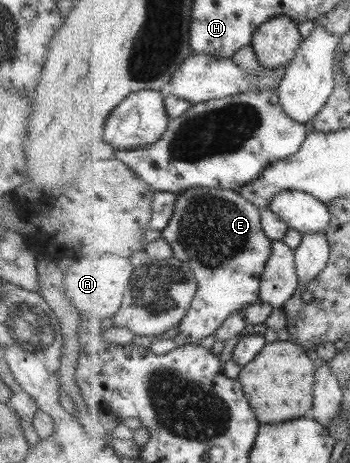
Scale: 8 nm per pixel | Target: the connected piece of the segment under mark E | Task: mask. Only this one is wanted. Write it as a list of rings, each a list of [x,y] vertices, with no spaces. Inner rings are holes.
[[[200,187],[179,193],[175,215],[162,231],[162,237],[173,247],[175,257],[187,261],[195,271],[199,290],[193,298],[191,309],[179,324],[179,334],[174,338],[176,347],[197,344],[201,339],[215,335],[233,313],[244,310],[260,299],[263,272],[273,253],[272,239],[264,231],[260,210],[236,190]]]

